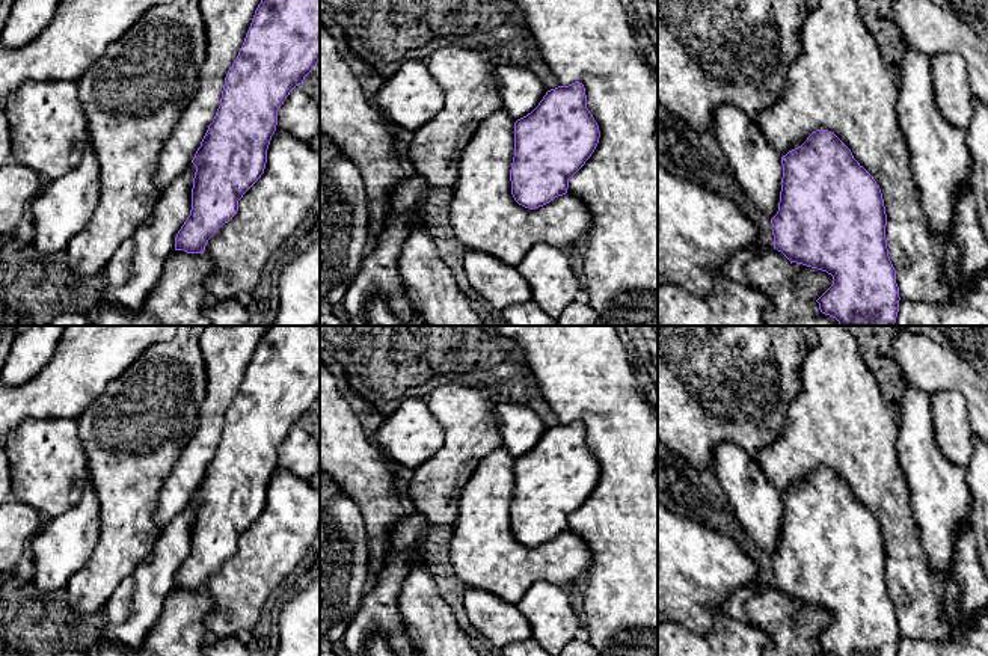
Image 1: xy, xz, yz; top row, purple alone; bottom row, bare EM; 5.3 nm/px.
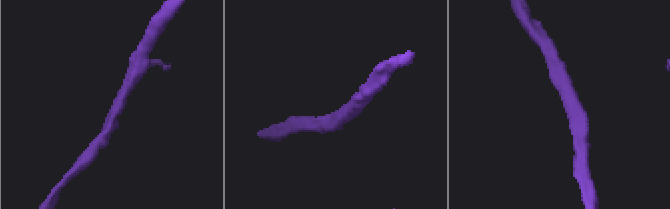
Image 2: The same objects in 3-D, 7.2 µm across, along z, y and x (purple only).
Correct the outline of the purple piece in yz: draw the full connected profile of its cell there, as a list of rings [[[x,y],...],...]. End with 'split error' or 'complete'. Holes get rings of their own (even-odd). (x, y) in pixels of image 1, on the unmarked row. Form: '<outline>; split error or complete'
[[[733,443],[716,446],[713,472],[739,525],[771,558],[774,587],[781,590],[790,602],[802,602],[833,614],[833,623],[816,638],[821,650],[833,656],[896,656],[901,635],[896,608],[887,587],[887,552],[882,531],[873,514],[854,496],[851,487],[834,471],[816,467],[801,484],[780,495],[768,481],[759,461]]]; split error

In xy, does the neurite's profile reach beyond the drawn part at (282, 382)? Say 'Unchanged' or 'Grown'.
Grown

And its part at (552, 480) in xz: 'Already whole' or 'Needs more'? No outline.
Needs more

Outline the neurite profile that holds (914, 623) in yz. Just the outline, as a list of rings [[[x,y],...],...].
[[[843,326],[809,327],[812,339],[799,368],[801,389],[787,409],[784,430],[772,445],[759,452],[759,464],[780,496],[801,484],[816,467],[834,471],[881,526],[887,552],[885,578],[890,599],[896,608],[899,635],[907,639],[946,641],[950,635],[950,627],[941,612],[944,578],[931,570],[919,535],[911,510],[911,495],[896,452],[897,419],[884,401],[881,389],[851,332]]]

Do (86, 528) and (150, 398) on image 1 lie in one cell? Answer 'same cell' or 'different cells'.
same cell

